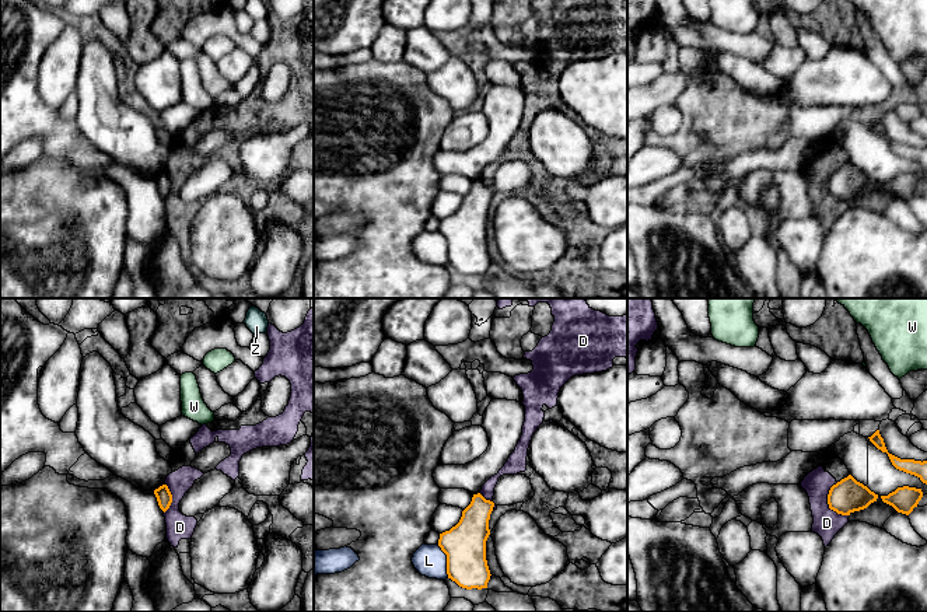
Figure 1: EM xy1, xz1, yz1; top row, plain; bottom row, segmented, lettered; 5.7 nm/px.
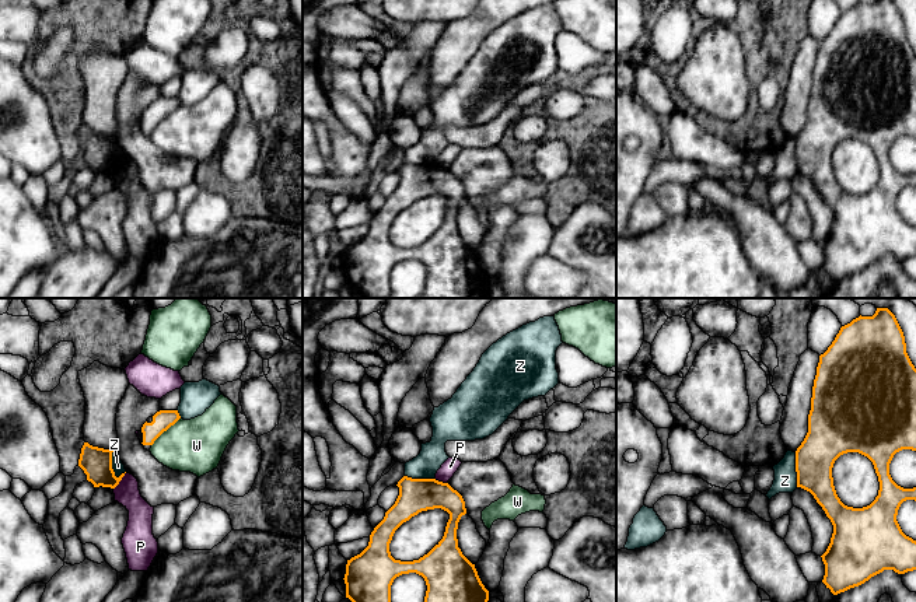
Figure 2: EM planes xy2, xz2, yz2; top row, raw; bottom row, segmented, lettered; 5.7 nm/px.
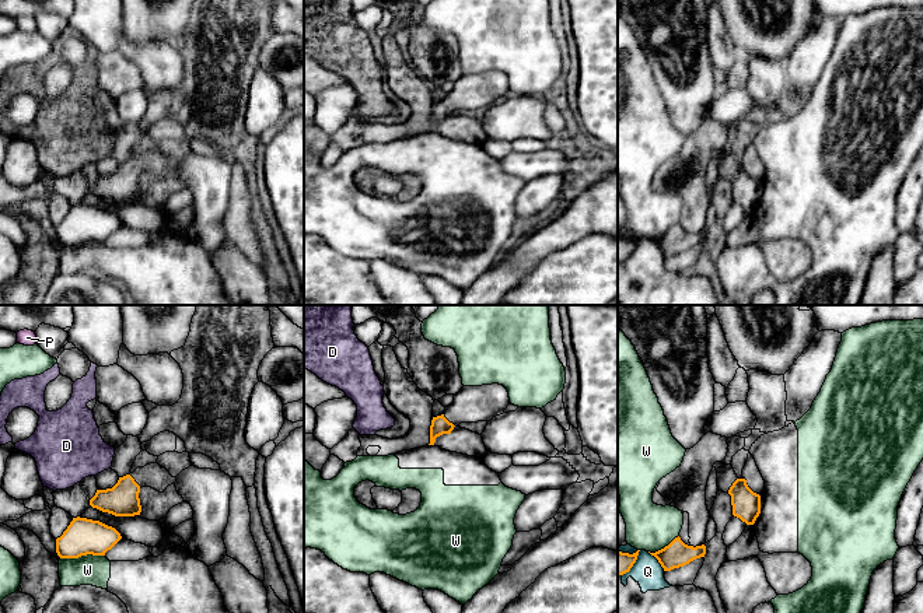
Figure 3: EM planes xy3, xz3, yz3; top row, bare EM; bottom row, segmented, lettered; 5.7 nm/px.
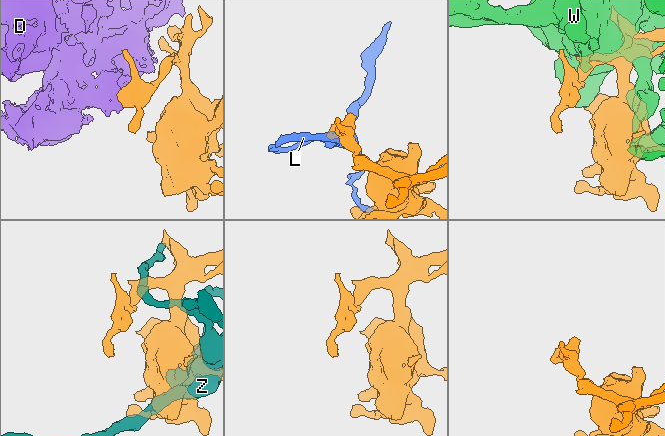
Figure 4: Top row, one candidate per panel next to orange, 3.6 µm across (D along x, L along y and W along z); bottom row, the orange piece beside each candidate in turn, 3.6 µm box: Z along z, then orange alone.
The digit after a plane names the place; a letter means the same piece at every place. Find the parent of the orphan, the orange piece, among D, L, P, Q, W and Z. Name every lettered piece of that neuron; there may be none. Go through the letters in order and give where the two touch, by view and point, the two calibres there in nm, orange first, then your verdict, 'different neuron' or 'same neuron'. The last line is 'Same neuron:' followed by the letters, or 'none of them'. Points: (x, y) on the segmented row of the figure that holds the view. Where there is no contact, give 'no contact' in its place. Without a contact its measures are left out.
D: meets orange in yz1 at (828, 503); 190 nm thick on the orange side, 160 nm on the other; different neuron
L: meets orange in xz1 at (447, 560); 240 nm thick on the orange side, 180 nm on the other; different neuron
P: meets orange in xy2 at (121, 479); 180 nm thick on the orange side, 140 nm on the other; different neuron
Q: meets orange in yz3 at (657, 559); 150 nm thick on the orange side, 170 nm on the other; different neuron
W: meets orange in xy3 at (81, 554); 220 nm thick on the orange side, 180 nm on the other; different neuron
Z: meets orange in xy2 at (111, 465); 180 nm thick on the orange side, 70 nm on the other; different neuron
Same neuron: none of them

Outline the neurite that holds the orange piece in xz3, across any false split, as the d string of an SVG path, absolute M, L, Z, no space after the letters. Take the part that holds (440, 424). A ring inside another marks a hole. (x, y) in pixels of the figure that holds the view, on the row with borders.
M503 385L462 386L444 413L433 417L429 445L434 445L437 437L451 434L461 423L490 421L503 414L508 404L508 392Z

